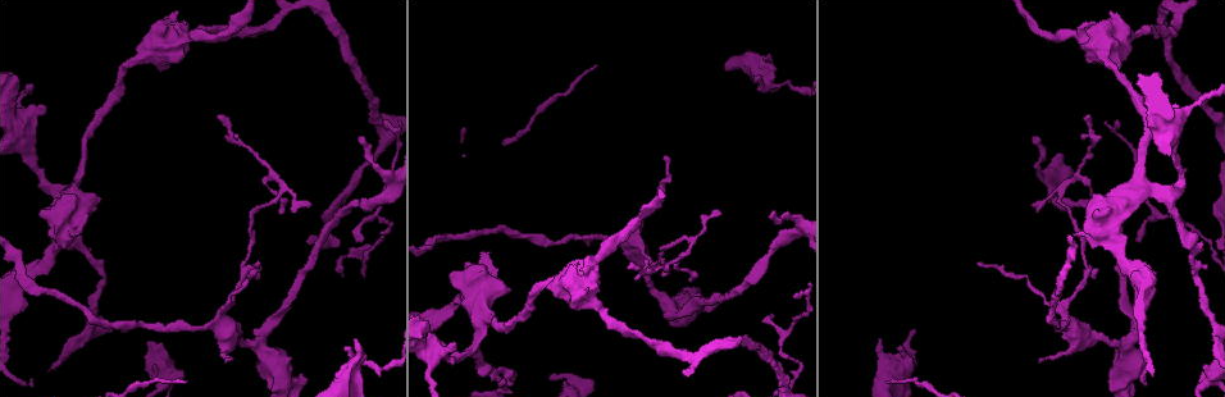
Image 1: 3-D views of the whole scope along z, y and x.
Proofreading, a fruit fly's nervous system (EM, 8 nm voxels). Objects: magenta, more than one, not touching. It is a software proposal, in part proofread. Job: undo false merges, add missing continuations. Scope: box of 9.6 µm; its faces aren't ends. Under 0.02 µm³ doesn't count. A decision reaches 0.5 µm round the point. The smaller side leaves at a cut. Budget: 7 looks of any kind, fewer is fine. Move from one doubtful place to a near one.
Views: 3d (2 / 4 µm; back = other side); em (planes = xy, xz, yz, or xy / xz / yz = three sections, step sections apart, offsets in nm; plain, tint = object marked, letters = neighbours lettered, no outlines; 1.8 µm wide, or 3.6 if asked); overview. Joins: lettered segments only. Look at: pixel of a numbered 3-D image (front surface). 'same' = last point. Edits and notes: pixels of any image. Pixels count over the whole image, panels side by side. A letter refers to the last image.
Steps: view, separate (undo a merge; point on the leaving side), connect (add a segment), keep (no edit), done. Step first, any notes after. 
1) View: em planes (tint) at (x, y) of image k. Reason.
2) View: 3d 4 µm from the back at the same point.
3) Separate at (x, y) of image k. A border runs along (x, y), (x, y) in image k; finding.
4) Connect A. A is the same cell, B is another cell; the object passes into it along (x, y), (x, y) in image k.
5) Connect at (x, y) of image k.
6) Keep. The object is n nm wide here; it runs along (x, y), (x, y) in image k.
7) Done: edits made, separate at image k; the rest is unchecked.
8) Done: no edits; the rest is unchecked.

View: em planes (tint) at (756, 77) of image 1. Stops while still wide.

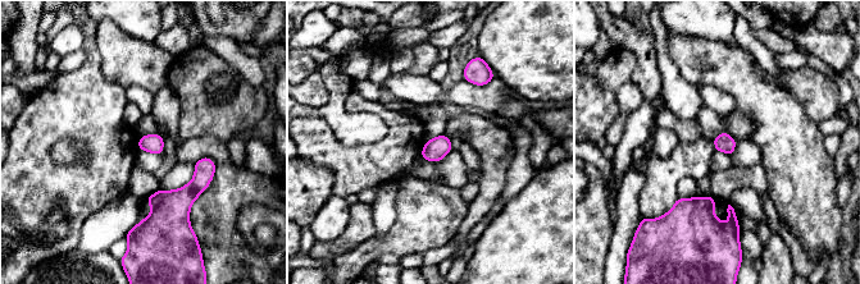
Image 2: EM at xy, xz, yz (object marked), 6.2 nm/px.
View: em planes (letters) at the same point. See the neighbours.

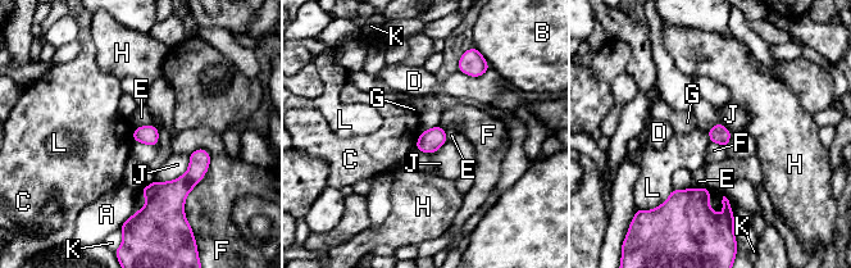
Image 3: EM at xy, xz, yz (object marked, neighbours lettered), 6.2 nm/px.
Keep. A, B, C, D, E, F, G, H, J, K and L are other cells; a border runs along (673, 189), (669, 196), (658, 205) in image 3; no lettered segment goes on from it.

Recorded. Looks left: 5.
View: 3d 4 µm at (491, 262) of image 1. An open end.

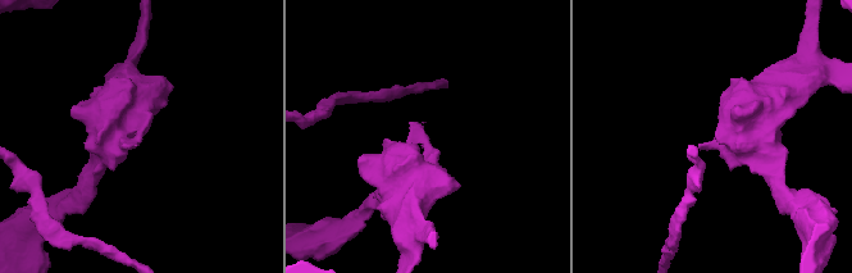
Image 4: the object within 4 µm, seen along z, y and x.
View: em xz step 4 (tint) at (144, 134) of image 4. Shape alone is not enough.

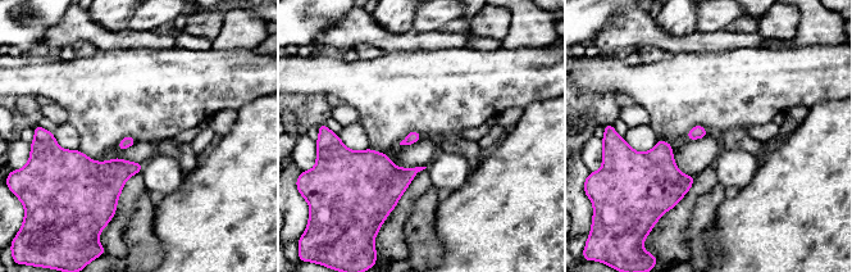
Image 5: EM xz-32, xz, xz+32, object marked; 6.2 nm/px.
View: em planes (letters) at the same point. Cut it another way.

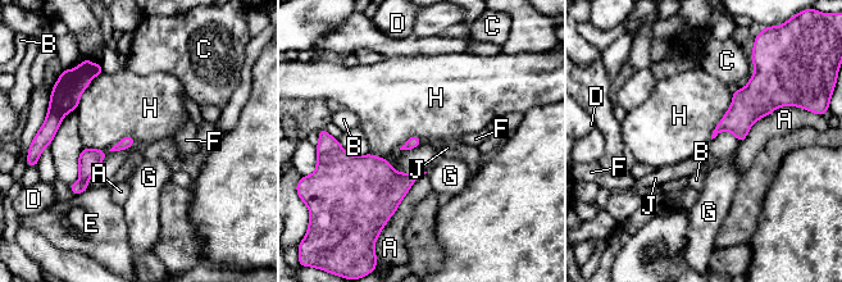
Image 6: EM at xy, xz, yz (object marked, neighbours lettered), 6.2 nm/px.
Keep. A, B, C, D, E, F, G, H and J are other cells; it runs along (130, 140), (103, 153), (76, 190) in image 6; no lettered segment goes on from it.

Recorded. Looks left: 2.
View: em 3.6 µm xy step 16 (letters) at (181, 377) of image 1. Thick end.

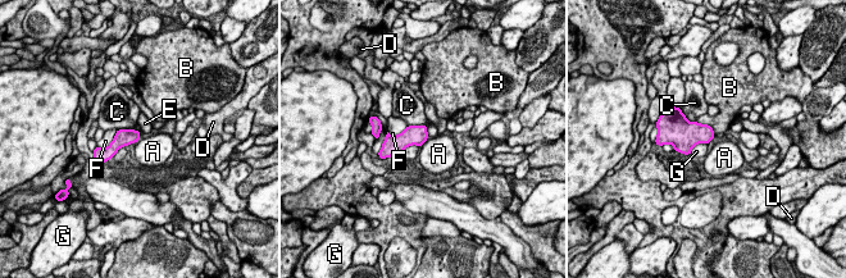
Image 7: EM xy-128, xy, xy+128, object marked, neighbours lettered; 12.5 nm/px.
Keep. The longest contact is with F, 340 nm; A, B, C, D, E, F and G are other cells; a border runs along (428, 137), (421, 146) in image 7; no lettered segment goes on from it.

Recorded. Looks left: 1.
Done: no edits; the rest is unchecked.

